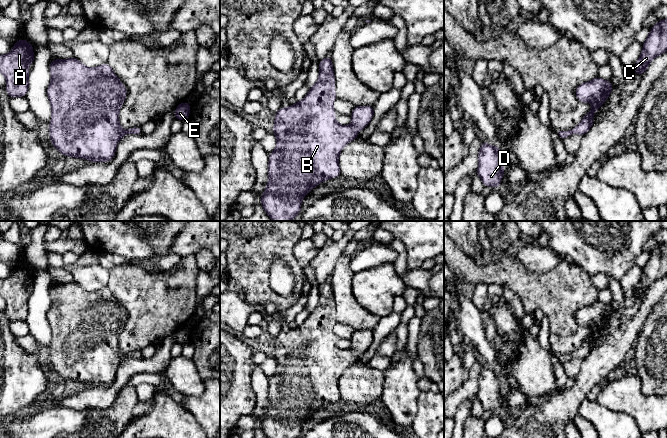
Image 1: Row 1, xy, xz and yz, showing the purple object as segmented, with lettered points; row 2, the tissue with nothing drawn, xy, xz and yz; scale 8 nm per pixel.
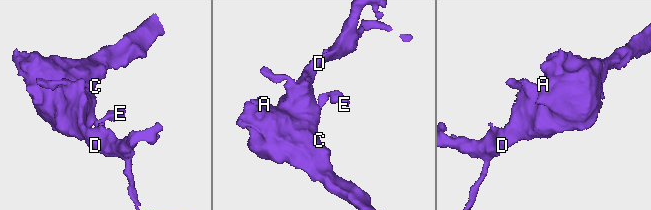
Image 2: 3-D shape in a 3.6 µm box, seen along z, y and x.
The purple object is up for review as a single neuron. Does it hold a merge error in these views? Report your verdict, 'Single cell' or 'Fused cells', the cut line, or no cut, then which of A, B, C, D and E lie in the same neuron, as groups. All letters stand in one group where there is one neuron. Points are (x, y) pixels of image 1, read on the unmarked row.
Single cell. No split. Groups: A B C D E

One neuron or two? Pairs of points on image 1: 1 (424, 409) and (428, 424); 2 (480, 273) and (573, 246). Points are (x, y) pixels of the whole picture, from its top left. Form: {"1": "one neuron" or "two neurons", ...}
{"1": "one neuron", "2": "two neurons"}

